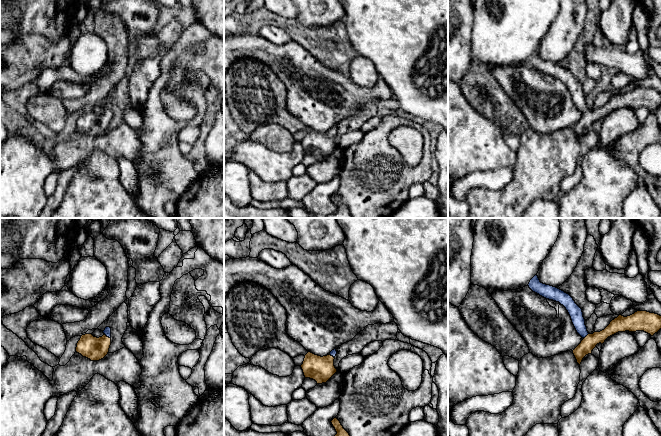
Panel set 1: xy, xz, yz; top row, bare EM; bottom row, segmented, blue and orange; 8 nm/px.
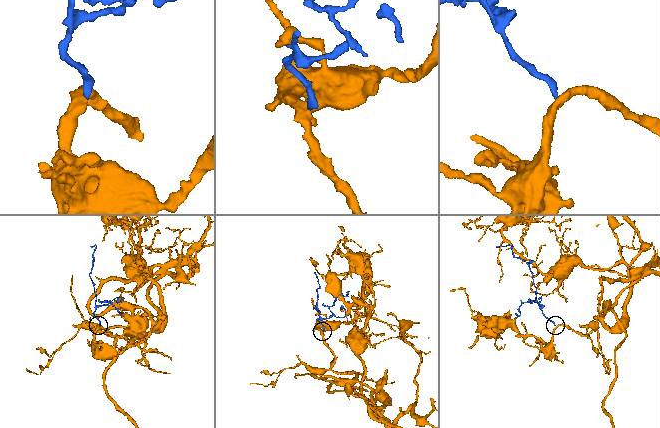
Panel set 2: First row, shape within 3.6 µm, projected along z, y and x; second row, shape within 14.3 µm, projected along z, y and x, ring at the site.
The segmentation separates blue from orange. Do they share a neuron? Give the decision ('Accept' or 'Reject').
Accept

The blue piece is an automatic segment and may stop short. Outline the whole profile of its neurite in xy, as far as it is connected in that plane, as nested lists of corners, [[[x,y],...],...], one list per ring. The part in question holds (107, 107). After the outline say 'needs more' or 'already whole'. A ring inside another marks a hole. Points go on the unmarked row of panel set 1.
[[[106,103],[102,113],[94,113],[92,110],[82,111],[77,119],[76,128],[91,137],[103,135],[109,128],[111,121],[111,104]]] | needs more

